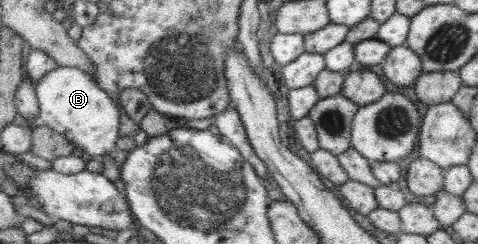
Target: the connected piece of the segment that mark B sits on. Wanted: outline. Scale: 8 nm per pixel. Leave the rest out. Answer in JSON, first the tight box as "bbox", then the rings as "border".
{"bbox":[34,66,120,160],"border":[[[59,66],[47,72],[34,84],[39,101],[39,124],[50,127],[69,139],[74,147],[102,160],[117,151],[120,113],[111,95],[104,92],[84,71],[74,67]]]}

